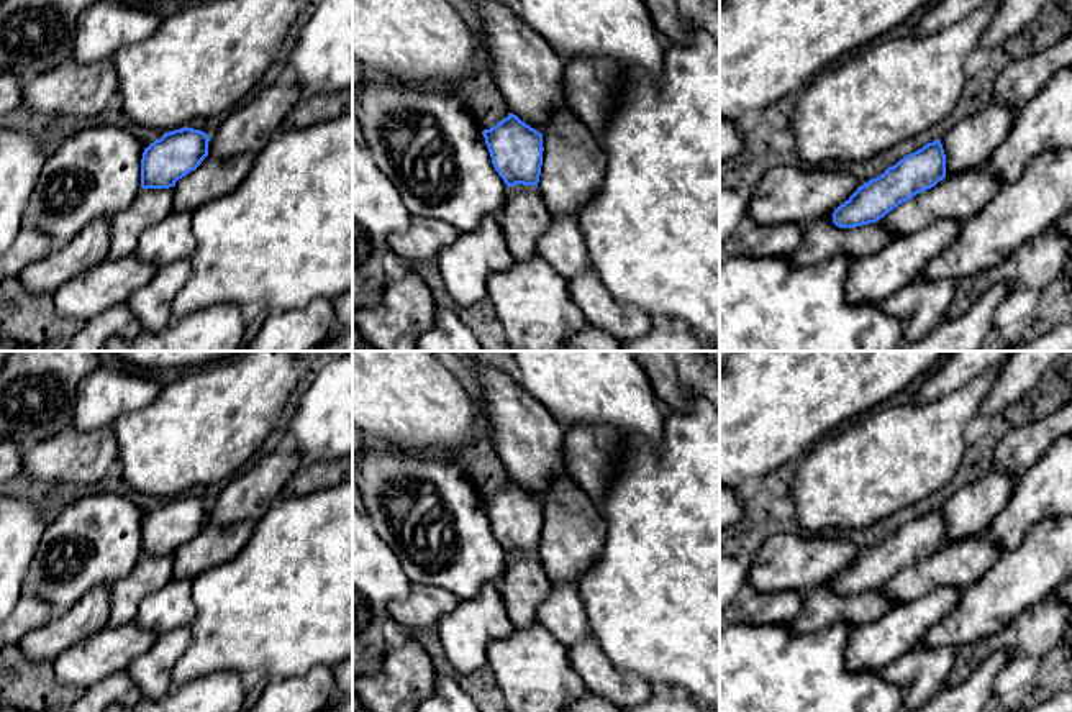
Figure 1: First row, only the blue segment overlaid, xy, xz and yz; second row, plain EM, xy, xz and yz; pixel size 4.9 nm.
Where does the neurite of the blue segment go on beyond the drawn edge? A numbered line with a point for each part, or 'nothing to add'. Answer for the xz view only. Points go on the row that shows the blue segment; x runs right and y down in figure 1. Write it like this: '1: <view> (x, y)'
nothing to add

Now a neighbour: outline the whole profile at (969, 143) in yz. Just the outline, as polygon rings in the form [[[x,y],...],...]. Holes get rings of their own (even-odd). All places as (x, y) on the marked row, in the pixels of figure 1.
[[[990,102],[979,113],[956,123],[943,138],[946,176],[985,164],[1011,130],[1018,107]]]

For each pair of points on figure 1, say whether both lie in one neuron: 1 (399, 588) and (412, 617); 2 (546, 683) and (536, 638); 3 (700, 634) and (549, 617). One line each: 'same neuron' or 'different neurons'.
1: different neurons
2: same neuron
3: different neurons

